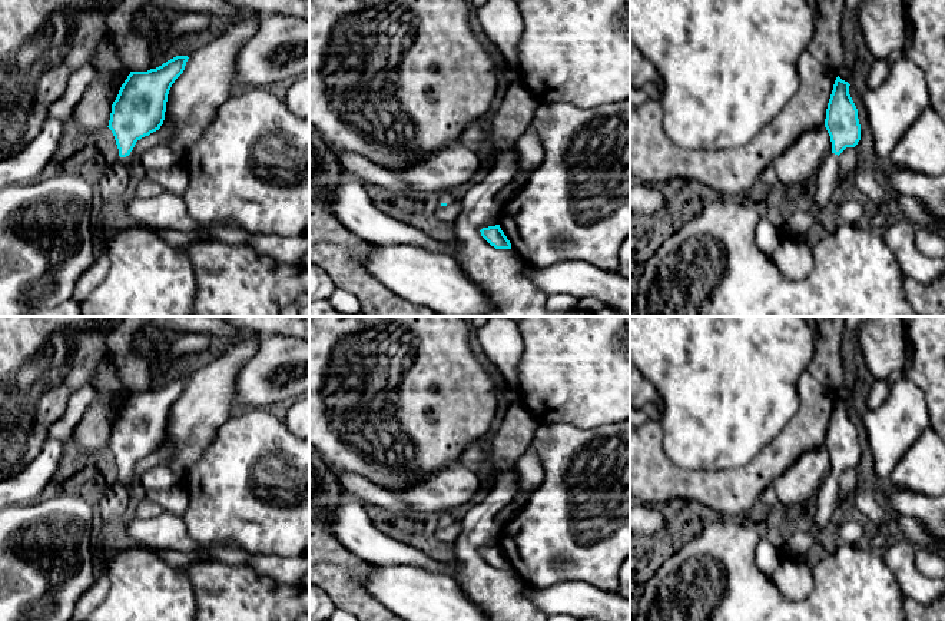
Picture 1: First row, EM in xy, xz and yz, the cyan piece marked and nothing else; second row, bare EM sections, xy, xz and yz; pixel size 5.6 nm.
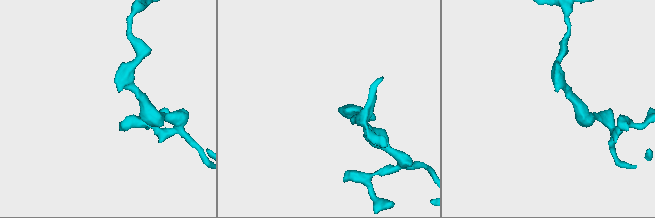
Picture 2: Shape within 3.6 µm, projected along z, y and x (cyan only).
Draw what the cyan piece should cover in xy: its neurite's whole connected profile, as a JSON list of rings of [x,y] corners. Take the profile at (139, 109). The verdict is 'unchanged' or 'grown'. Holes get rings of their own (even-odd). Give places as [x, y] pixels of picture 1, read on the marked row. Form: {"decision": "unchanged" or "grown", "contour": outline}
{"decision": "grown", "contour": [[[176,56],[156,69],[130,72],[112,104],[112,130],[120,162],[130,170],[129,156],[137,140],[160,129],[165,120],[168,94],[183,73],[188,56]]]}

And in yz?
{"decision": "grown", "contour": [[[838,76],[826,109],[825,127],[830,136],[832,152],[818,169],[818,189],[812,197],[812,203],[820,210],[832,202],[839,155],[861,140],[858,109],[849,94],[849,86]]]}

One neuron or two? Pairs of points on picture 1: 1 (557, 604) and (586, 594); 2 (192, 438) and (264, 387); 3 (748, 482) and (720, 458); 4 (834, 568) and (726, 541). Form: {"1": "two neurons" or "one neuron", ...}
{"1": "one neuron", "2": "two neurons", "3": "two neurons", "4": "one neuron"}

